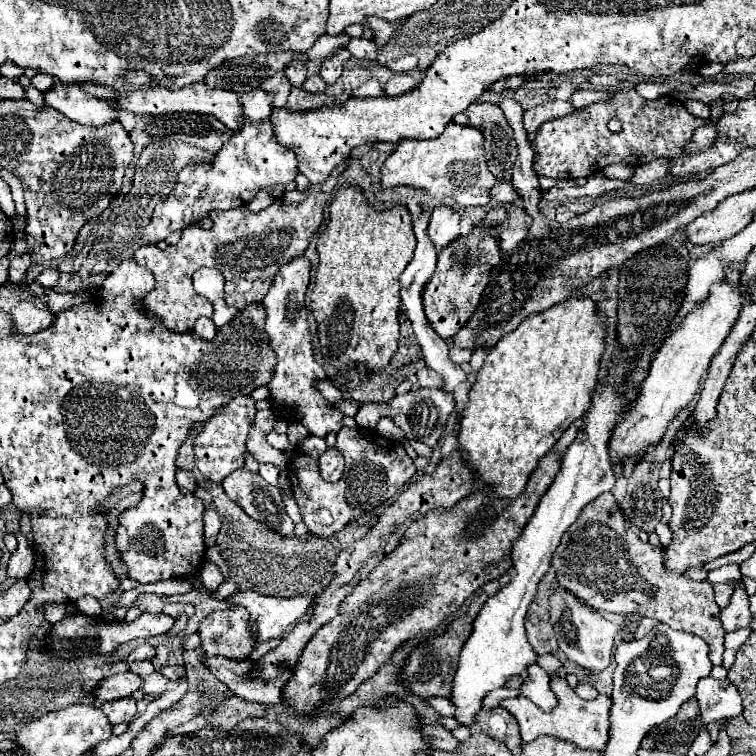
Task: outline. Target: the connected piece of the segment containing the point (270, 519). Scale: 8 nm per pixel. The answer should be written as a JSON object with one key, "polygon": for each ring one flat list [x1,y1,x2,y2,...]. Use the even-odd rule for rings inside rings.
{"polygon":[[244,468,244,470,238,470,236,474,230,474,222,482,222,488,226,490,228,498,234,500,250,518,268,526,280,536,286,536,286,538,294,536,294,522,286,514,286,506,276,486,264,484,260,488,254,488,252,472]]}

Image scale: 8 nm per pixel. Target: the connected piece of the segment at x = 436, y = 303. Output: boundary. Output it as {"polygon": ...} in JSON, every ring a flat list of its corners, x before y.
{"polygon":[[492,208,492,210,488,210,486,218,470,230,468,236,458,236,448,246,444,246,444,250,440,250,438,266,436,266,432,278,428,280,428,284,424,286,422,304,424,304,428,322,432,324,436,334,442,336,444,340,452,338,452,334,456,334,458,326,468,322,468,318,476,310,476,306,482,298,482,292,488,284,490,268,494,264,498,264,502,258,498,236,492,234,492,230,496,230,498,222,502,224,506,218,508,218,506,210]]}

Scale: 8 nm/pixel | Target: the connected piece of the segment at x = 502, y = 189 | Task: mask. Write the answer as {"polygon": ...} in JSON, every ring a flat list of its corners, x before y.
{"polygon":[[502,182,500,186,496,186,496,190,492,190,492,196,500,204,512,204,512,202,518,202,522,198,510,182]]}

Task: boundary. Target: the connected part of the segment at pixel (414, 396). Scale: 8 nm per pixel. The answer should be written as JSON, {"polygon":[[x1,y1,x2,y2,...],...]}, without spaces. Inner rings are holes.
{"polygon":[[420,388,420,390,410,390,408,394,396,396,392,402,360,406,360,410,356,414,356,422,360,424,361,429,370,431,376,429,375,426,380,416,388,416,406,434,408,440,418,440,418,442,424,442,434,448,446,428,446,420,452,410,454,410,454,398,450,394,444,394,440,388,438,390]]}

